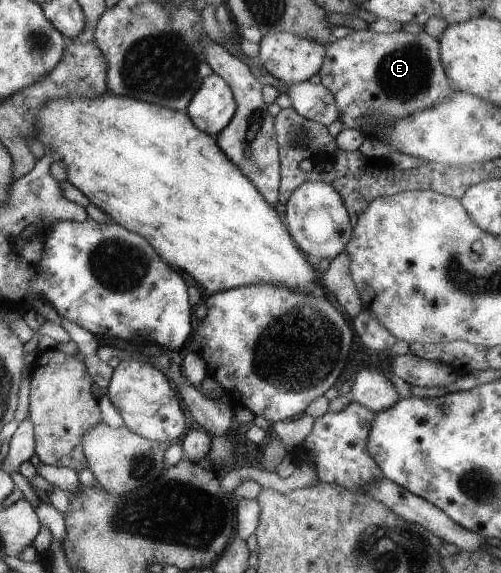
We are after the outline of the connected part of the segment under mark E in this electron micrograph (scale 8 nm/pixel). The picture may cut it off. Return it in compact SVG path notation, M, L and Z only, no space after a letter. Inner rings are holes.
M368 29L352 31L344 38L332 40L325 50L326 56L318 76L320 84L334 95L339 119L344 127L360 129L365 126L365 122L359 118L368 116L370 119L389 119L392 123L430 109L436 103L441 104L453 95L454 91L448 87L446 71L440 60L438 39L423 30L419 33L396 31L388 34L373 33Z

